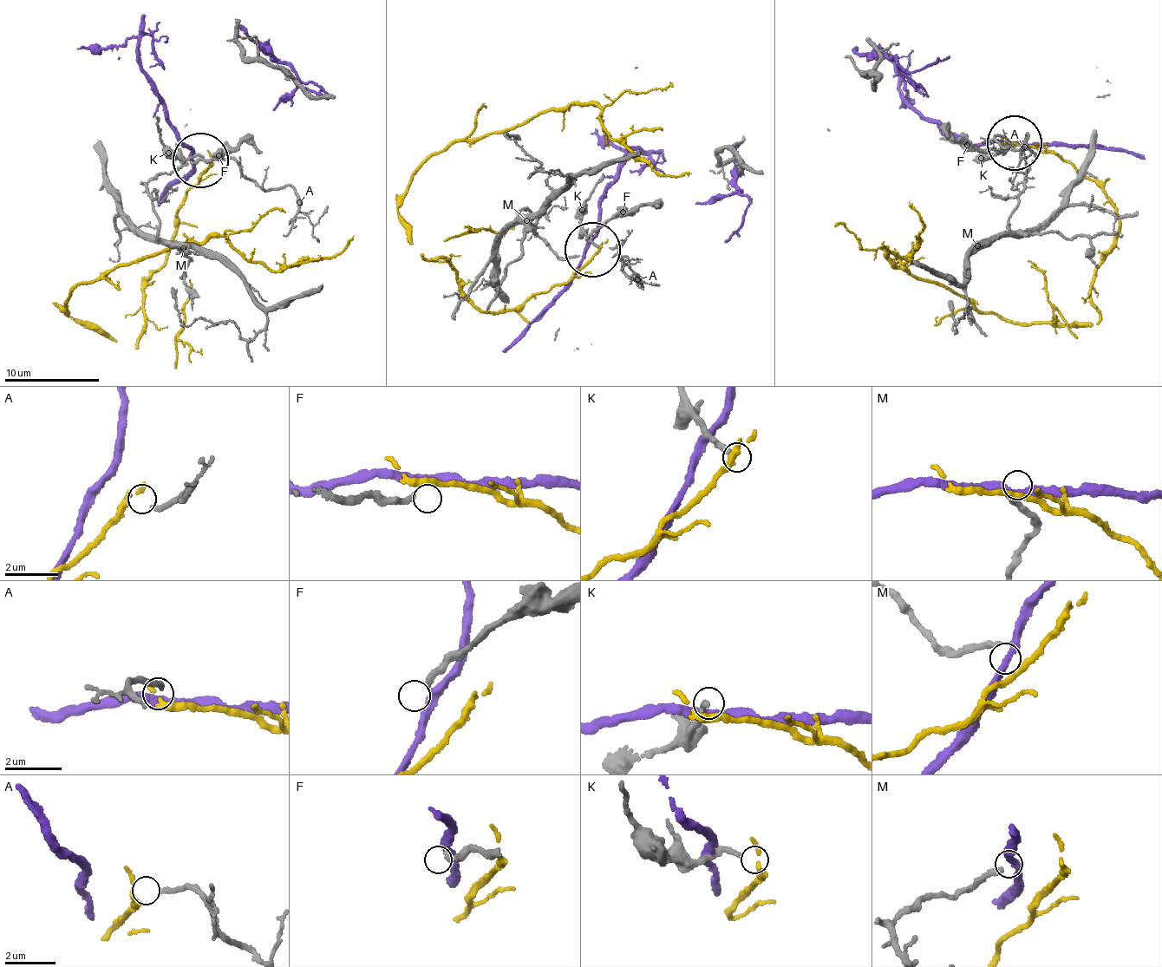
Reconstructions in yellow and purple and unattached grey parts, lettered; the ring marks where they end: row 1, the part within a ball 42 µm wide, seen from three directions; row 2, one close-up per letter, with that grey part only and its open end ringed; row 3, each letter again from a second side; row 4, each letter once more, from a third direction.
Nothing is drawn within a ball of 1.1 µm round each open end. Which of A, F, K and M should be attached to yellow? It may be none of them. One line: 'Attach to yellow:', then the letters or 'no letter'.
Attach to yellow: A

